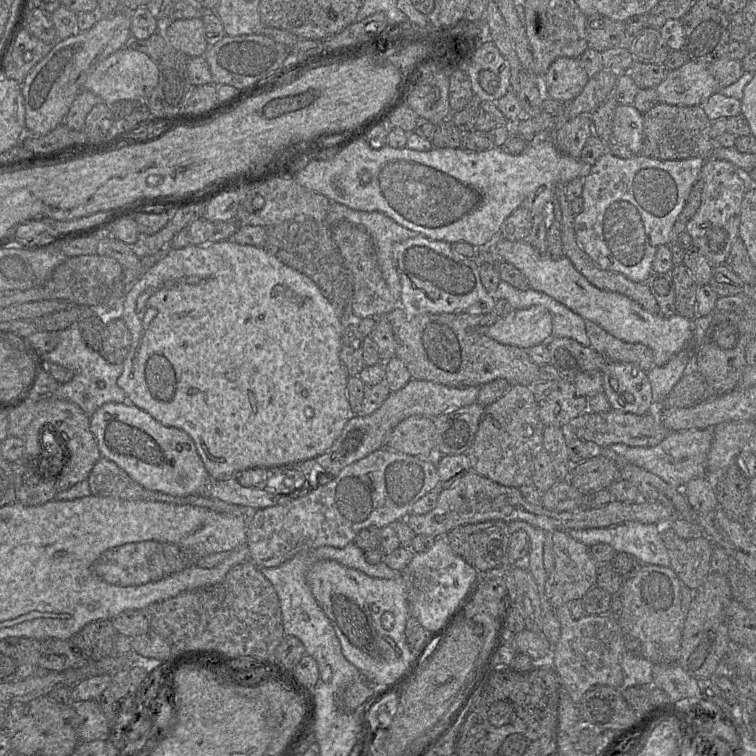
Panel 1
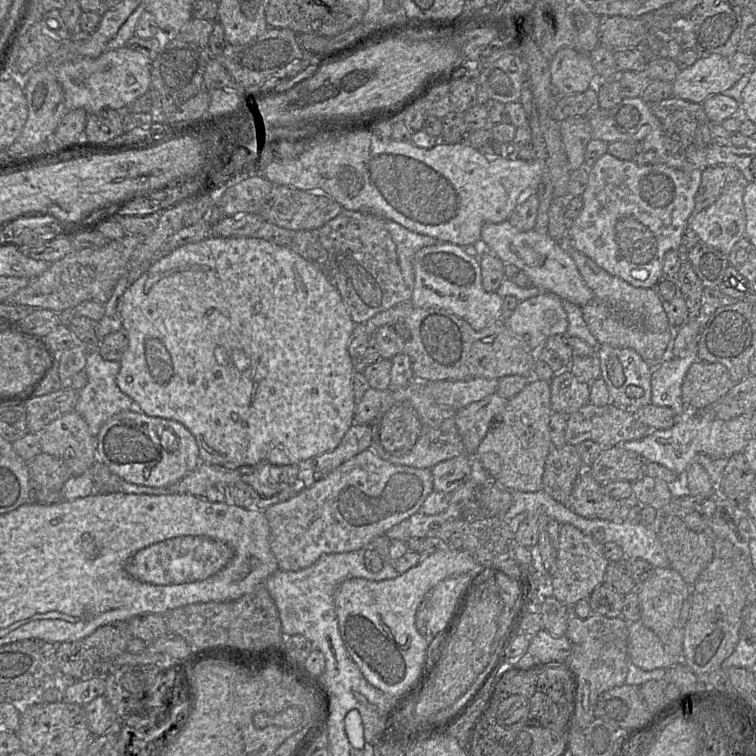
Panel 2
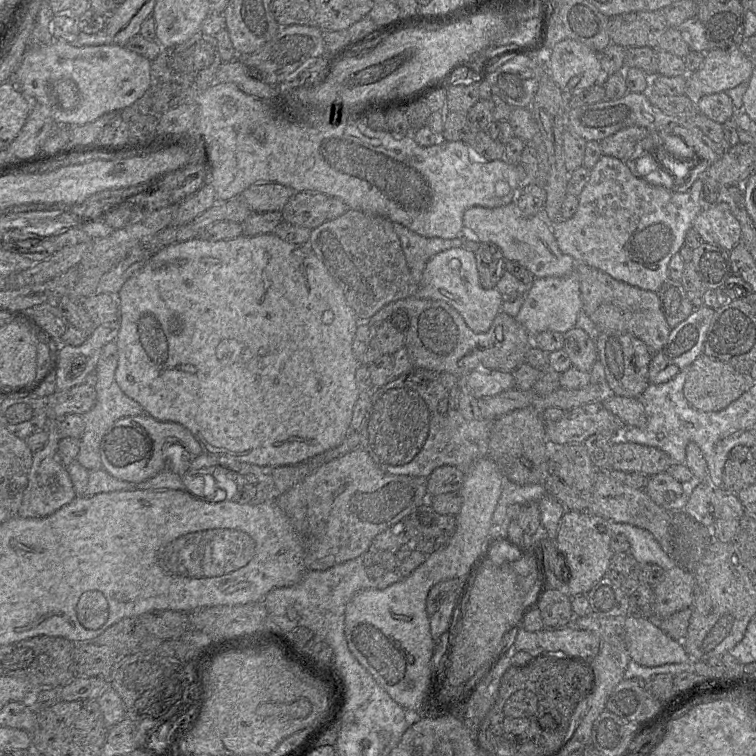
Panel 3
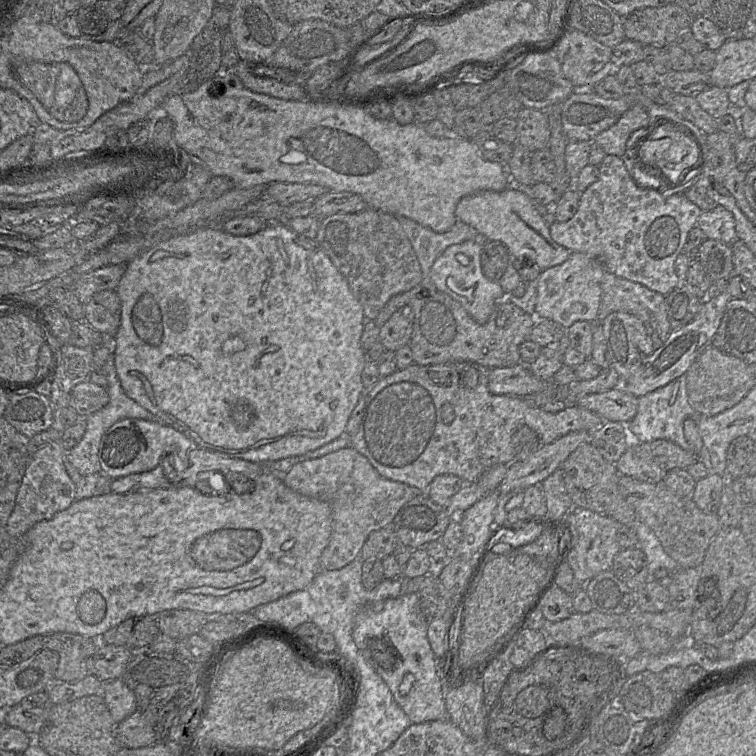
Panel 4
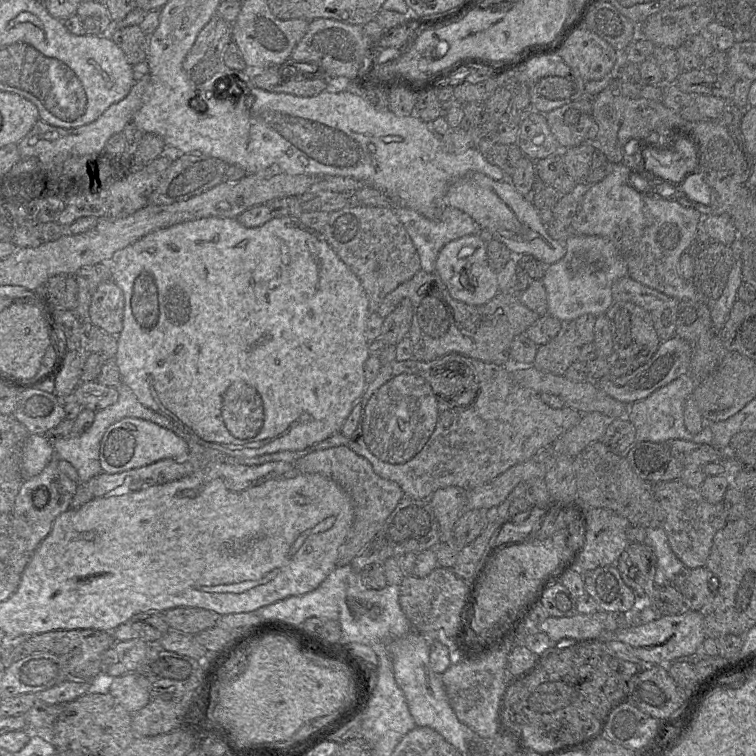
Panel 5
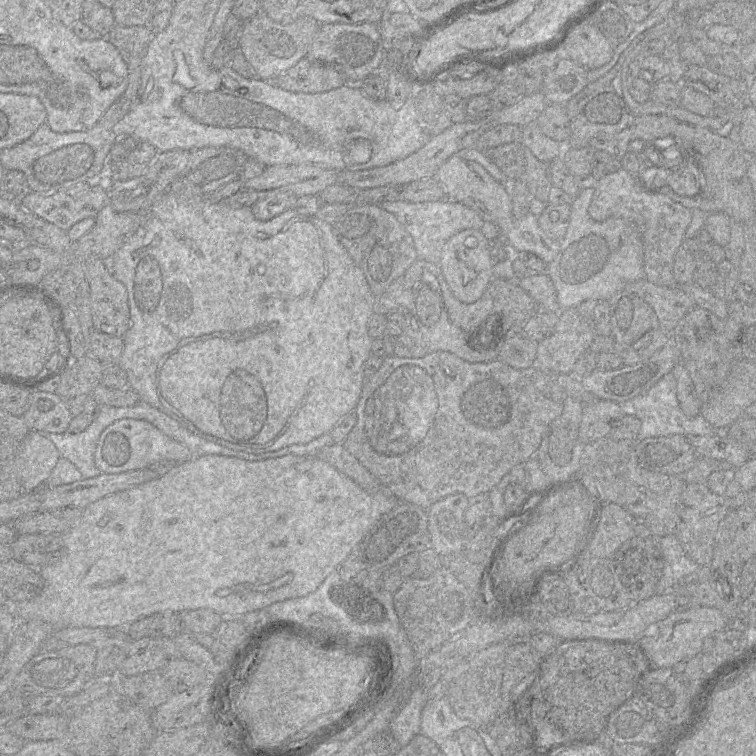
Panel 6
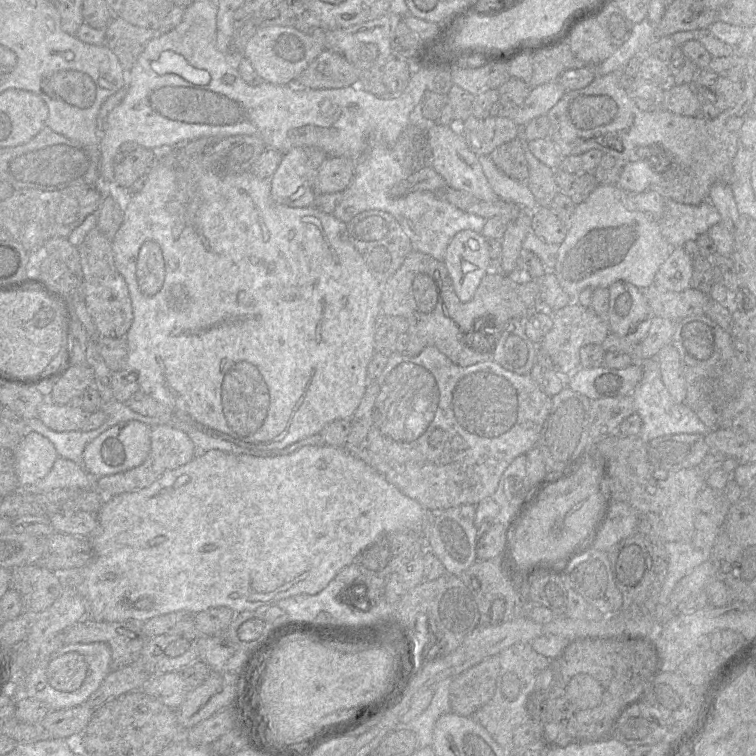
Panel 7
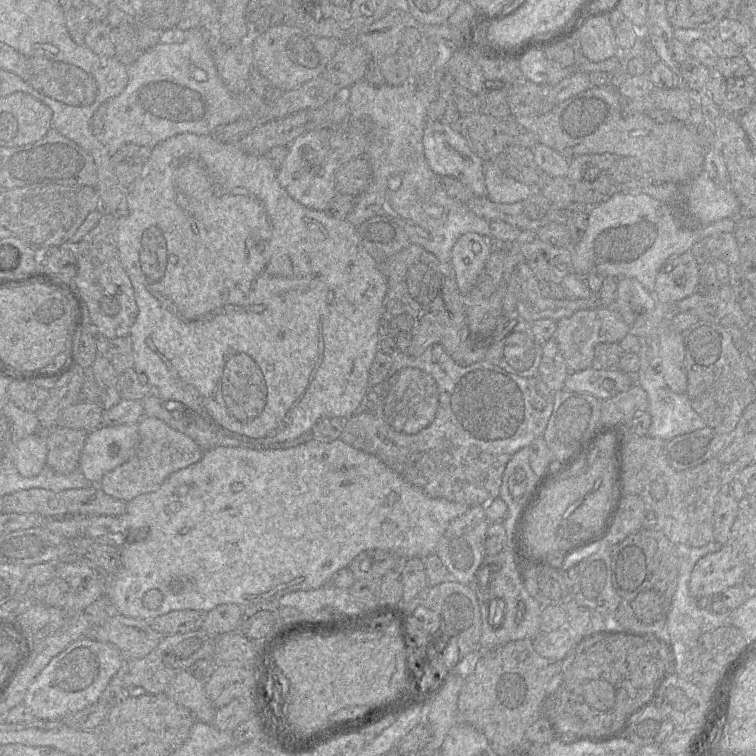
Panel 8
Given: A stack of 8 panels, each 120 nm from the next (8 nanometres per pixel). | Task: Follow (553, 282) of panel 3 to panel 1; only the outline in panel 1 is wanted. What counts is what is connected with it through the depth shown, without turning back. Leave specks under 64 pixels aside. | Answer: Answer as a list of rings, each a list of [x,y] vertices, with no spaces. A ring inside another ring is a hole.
[[[541,305],[512,309],[488,326],[486,335],[501,344],[529,350],[552,337],[552,316]]]

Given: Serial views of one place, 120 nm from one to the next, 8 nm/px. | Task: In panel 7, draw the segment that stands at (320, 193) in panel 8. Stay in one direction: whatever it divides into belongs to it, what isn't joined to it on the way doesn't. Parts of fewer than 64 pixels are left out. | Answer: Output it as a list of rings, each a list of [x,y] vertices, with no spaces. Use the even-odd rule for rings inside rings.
[[[295,147],[283,154],[270,178],[271,196],[278,204],[308,207],[317,193],[313,187],[318,169],[328,155],[319,148]]]

